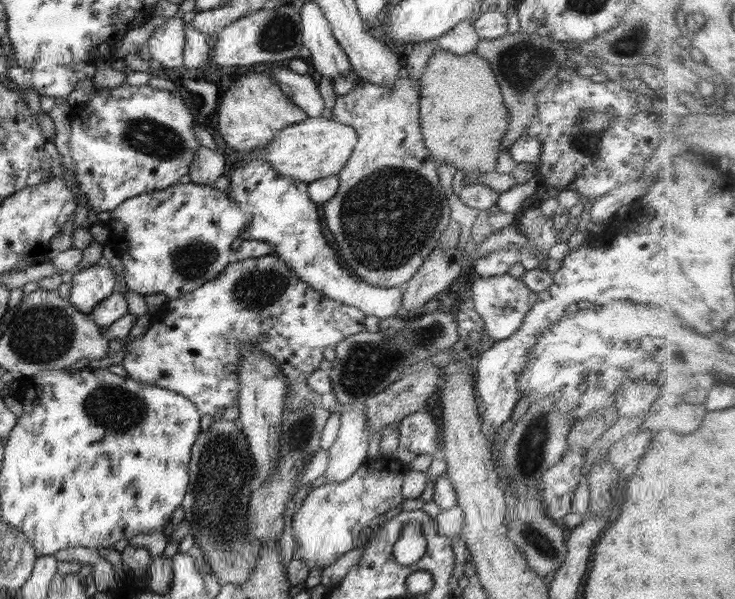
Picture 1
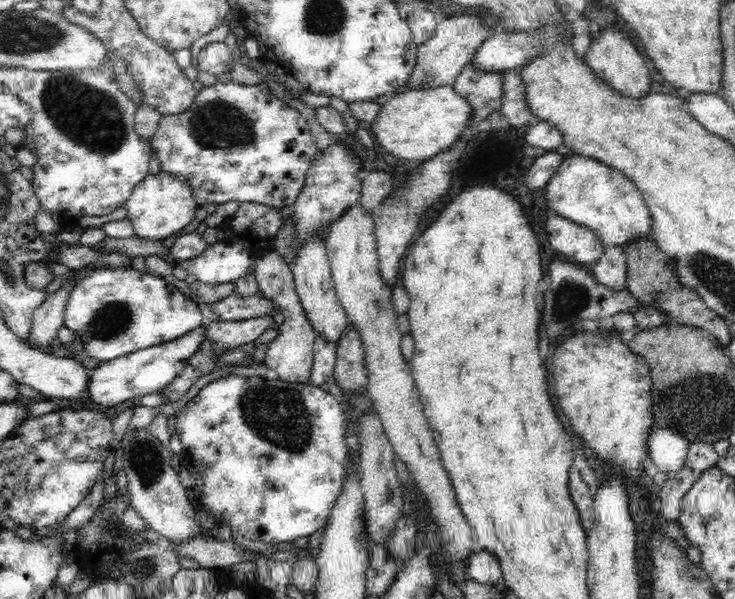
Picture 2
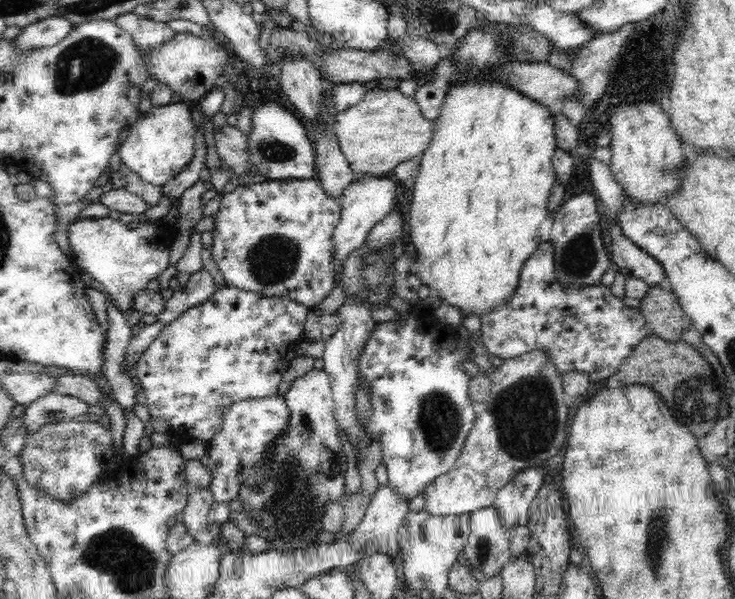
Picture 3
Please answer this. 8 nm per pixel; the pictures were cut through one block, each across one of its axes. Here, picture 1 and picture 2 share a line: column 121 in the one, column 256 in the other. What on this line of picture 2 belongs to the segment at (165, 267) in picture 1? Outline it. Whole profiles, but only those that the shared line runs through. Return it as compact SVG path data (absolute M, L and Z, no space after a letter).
M257 202L240 203L236 213L218 226L221 230L220 240L209 245L202 254L182 260L178 265L187 270L187 274L194 274L197 280L212 286L236 282L246 273L254 273L257 258L274 248L275 237L284 224L284 219L278 215L279 210Z

